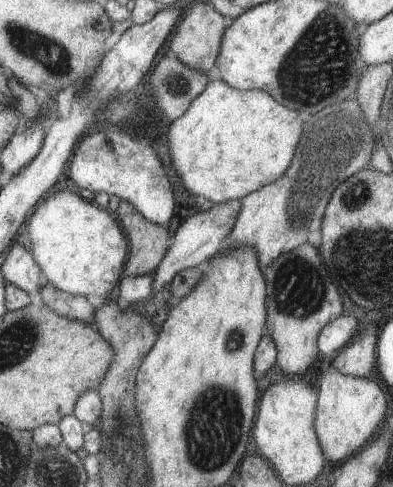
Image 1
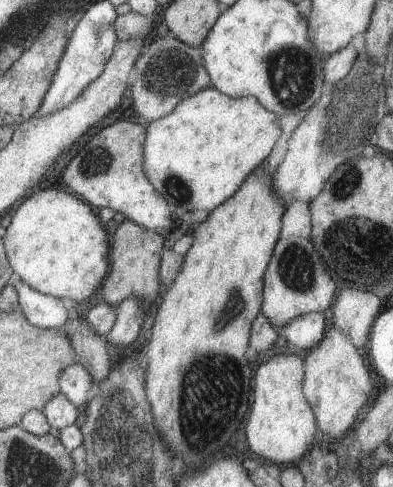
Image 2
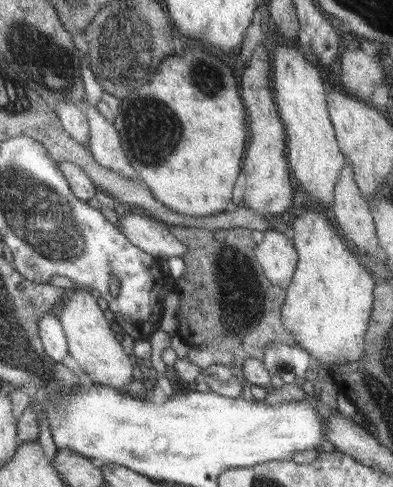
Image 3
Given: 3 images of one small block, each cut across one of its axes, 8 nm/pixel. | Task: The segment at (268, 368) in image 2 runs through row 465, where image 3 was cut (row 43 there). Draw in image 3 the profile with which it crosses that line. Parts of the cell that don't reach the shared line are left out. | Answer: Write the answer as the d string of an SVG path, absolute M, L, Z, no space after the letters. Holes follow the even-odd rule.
M277 44L271 48L269 58L273 64L271 88L275 90L281 122L285 124L285 130L289 130L289 164L293 166L295 178L301 182L303 190L311 194L315 202L331 208L337 198L341 170L347 166L347 154L341 150L337 128L333 128L329 114L329 90L325 88L317 62L309 58L299 44Z

